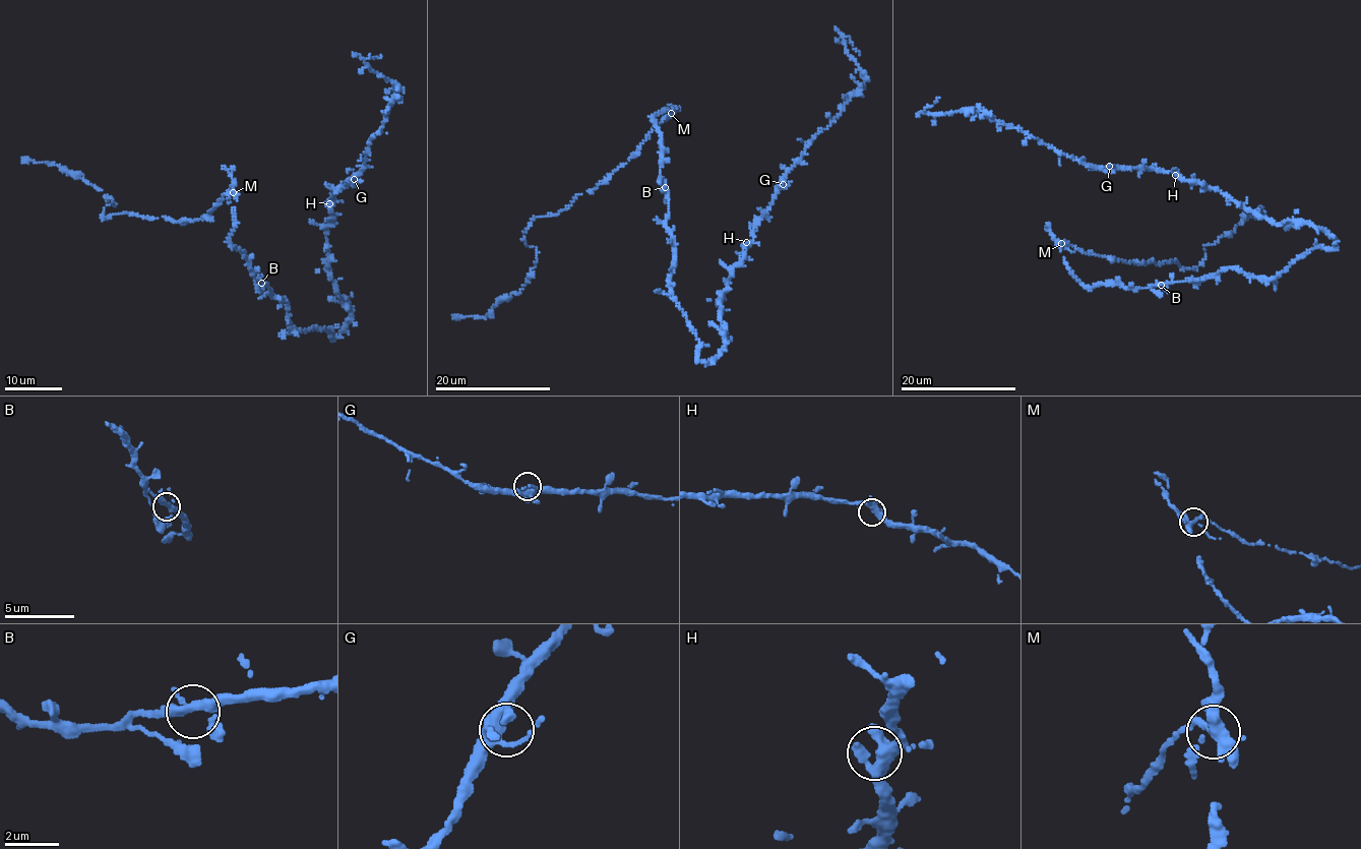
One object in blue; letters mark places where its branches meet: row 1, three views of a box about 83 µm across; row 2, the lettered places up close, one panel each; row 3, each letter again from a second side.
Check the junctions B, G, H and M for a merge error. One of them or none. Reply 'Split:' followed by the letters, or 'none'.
Split: M

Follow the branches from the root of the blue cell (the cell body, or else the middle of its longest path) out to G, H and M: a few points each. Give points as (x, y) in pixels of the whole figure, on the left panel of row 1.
G: (288, 309), (297, 331), (328, 328), (332, 339), (351, 317), (330, 276), (324, 229), (333, 191), (354, 179)
H: (288, 309), (297, 331), (328, 328), (332, 339), (351, 317), (327, 260), (324, 229), (331, 222), (329, 203)
M: (288, 309), (283, 298), (272, 295), (265, 282), (253, 278), (245, 255), (230, 243), (238, 200), (234, 193)

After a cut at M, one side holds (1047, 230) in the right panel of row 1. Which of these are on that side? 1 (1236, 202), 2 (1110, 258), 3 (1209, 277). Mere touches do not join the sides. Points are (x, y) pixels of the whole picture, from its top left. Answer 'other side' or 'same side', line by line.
1: same side
2: other side
3: same side

